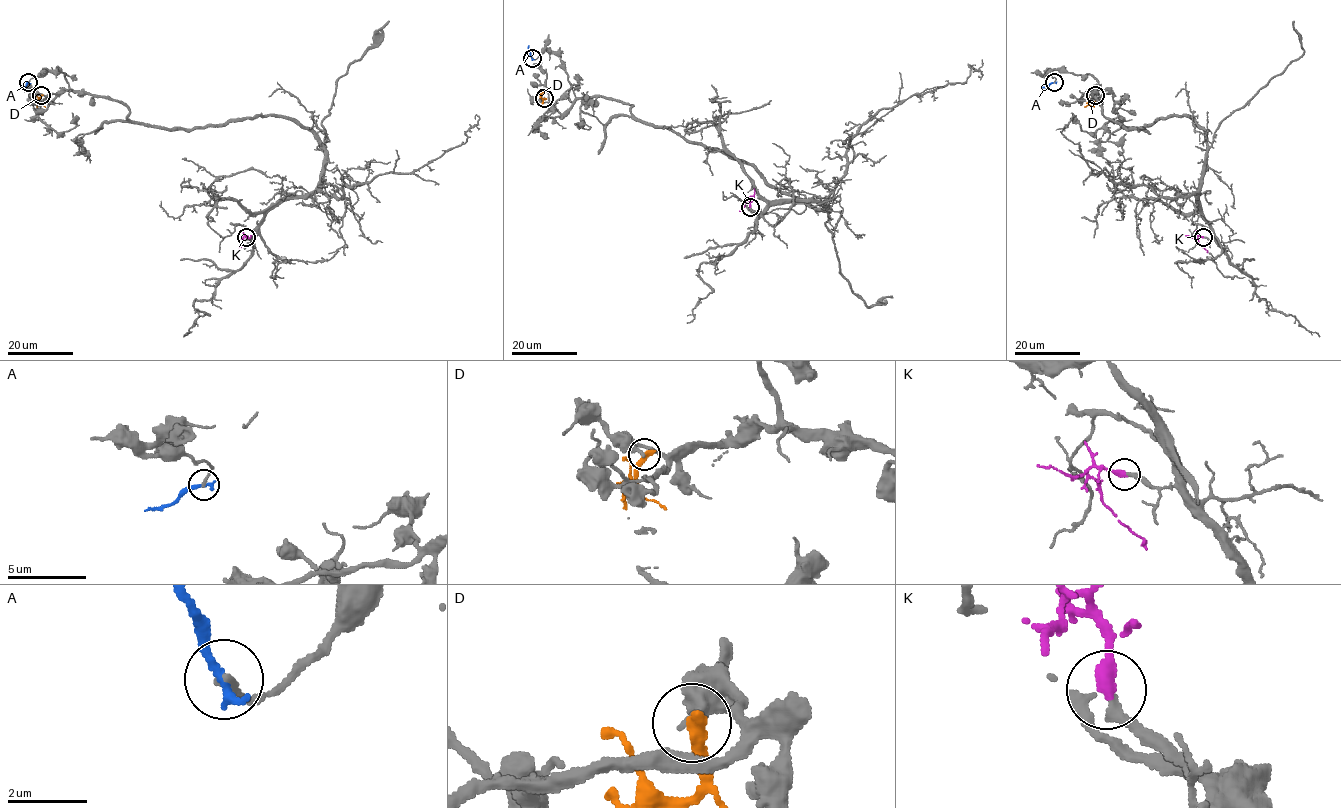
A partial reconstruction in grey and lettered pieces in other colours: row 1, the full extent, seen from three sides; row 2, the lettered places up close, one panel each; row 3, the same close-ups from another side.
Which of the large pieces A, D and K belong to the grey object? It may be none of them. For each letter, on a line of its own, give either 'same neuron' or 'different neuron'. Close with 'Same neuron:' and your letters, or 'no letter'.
A: different neuron
D: different neuron
K: same neuron
Same neuron: K

